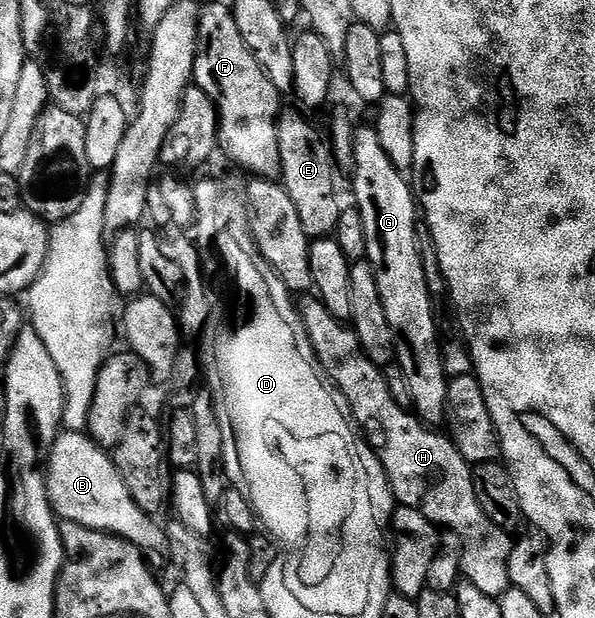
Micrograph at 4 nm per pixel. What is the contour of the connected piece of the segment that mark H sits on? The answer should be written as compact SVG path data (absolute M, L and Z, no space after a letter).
M317 298L303 299L306 300L300 303L300 327L310 342L309 350L314 351L317 366L350 406L359 430L383 466L395 504L424 513L424 517L439 529L447 527L455 531L462 542L461 578L476 585L480 593L498 599L511 588L508 557L512 539L484 513L484 509L480 509L472 465L460 457L460 449L456 449L449 434L442 432L441 435L438 429L423 423L413 410L405 411L398 404L399 396L391 380L387 376L386 380L382 376L385 375L383 368L376 366L368 353L364 353L353 326L332 317Z

